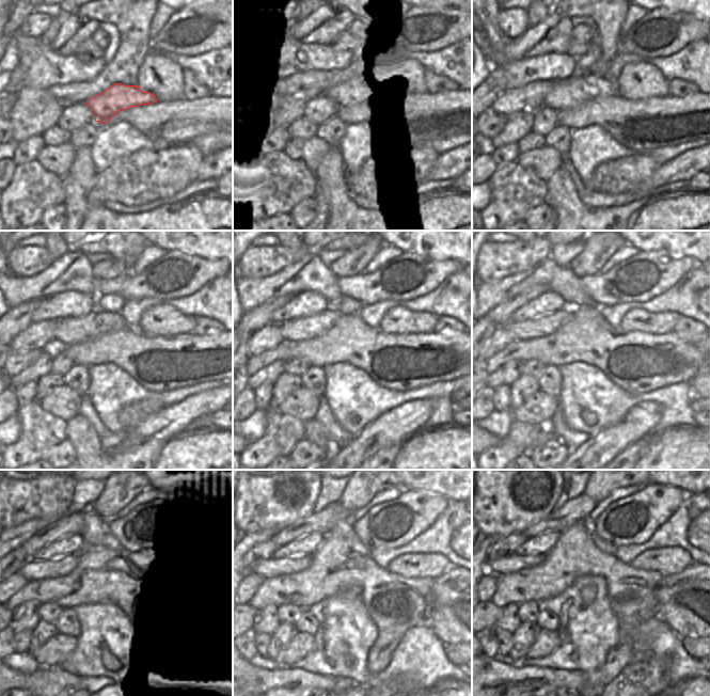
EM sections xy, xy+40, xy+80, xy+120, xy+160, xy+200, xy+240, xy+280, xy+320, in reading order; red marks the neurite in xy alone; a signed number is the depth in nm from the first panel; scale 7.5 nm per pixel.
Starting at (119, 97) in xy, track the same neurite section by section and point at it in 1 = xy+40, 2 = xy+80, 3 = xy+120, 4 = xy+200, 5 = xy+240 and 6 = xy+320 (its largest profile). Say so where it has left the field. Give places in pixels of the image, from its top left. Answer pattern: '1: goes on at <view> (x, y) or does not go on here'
1: goes on at xy+40 (325, 107)
2: goes on at xy+80 (570, 93)
3: goes on at xy+120 (69, 331)
4: goes on at xy+200 (543, 326)
5: goes on at xy+240 (32, 570)
6: goes on at xy+320 (513, 563)

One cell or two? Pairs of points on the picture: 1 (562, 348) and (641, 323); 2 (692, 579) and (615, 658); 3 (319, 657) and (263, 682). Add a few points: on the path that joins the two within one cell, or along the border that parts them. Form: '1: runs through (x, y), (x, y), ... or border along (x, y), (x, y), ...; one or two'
1: border along (619, 329), (624, 332), (640, 331), (646, 333); two
2: border along (656, 588), (655, 596), (659, 604), (659, 616); two
3: border along (290, 666), (320, 674); two

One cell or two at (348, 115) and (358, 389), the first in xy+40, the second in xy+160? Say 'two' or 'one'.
two

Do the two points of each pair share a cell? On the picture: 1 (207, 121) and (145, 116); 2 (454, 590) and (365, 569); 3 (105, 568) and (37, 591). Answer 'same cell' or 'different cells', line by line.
1: same cell
2: different cells
3: same cell

